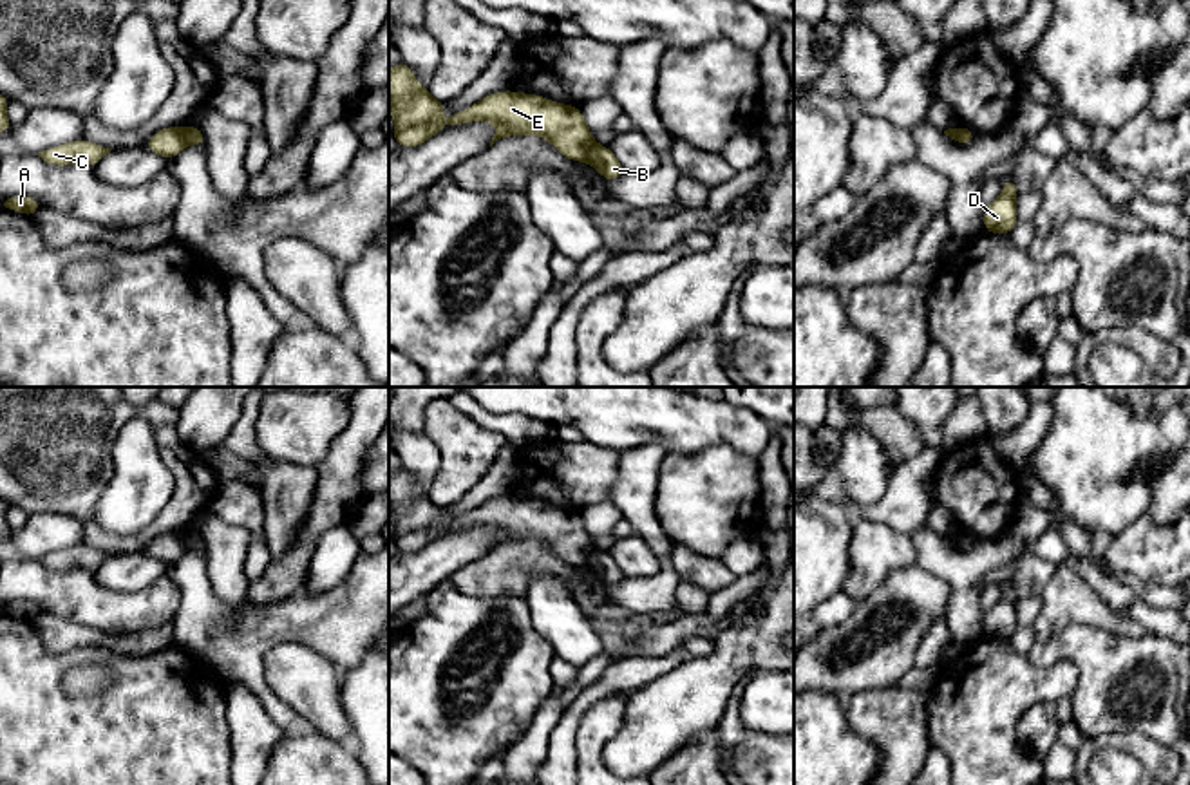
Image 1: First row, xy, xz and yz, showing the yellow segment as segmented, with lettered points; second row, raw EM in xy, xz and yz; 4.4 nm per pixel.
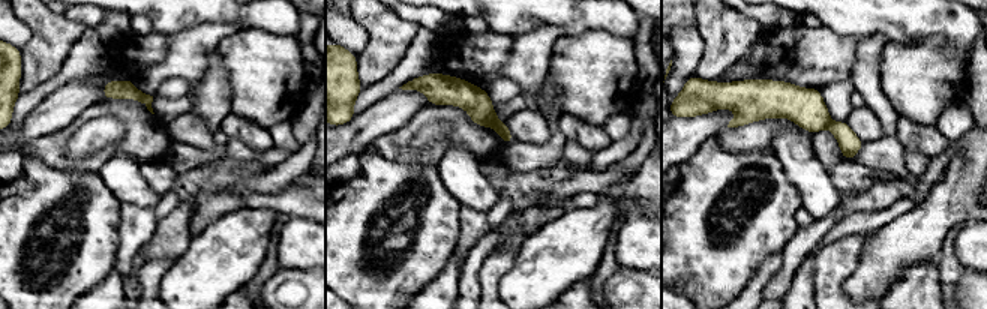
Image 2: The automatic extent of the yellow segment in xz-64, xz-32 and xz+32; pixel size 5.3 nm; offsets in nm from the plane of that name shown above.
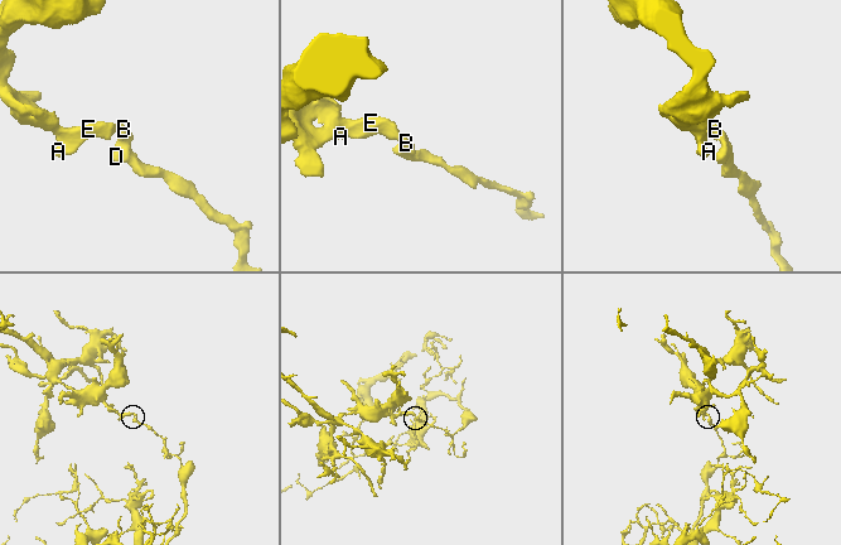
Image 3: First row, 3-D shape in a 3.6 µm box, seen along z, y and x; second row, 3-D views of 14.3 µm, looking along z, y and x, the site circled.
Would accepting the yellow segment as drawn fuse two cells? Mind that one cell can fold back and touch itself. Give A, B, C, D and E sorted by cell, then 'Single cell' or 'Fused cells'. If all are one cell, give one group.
Groups: A C E / B D. Fused cells

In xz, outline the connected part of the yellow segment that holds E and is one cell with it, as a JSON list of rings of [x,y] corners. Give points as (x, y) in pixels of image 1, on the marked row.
[[[400,61],[394,69],[389,71],[389,109],[394,112],[394,139],[396,147],[418,147],[439,134],[445,128],[465,125],[468,121],[496,121],[497,130],[490,141],[490,147],[506,136],[541,136],[548,139],[564,157],[582,163],[586,161],[591,147],[595,145],[591,132],[586,125],[586,119],[579,107],[553,103],[543,96],[521,94],[521,92],[496,92],[476,105],[452,114],[449,121],[434,125],[432,119],[447,110],[449,103],[436,101],[427,87],[421,87],[412,69]]]

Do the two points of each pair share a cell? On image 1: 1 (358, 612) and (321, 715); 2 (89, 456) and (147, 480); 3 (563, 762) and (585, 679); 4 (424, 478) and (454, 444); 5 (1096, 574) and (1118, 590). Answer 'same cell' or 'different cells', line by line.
1: different cells
2: different cells
3: different cells
4: different cells
5: same cell

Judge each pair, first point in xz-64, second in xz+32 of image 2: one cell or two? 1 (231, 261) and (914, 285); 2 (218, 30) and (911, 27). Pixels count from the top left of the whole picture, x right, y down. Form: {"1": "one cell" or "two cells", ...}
{"1": "two cells", "2": "two cells"}

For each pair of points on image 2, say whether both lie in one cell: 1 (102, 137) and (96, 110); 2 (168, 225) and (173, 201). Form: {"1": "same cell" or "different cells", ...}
{"1": "different cells", "2": "different cells"}

